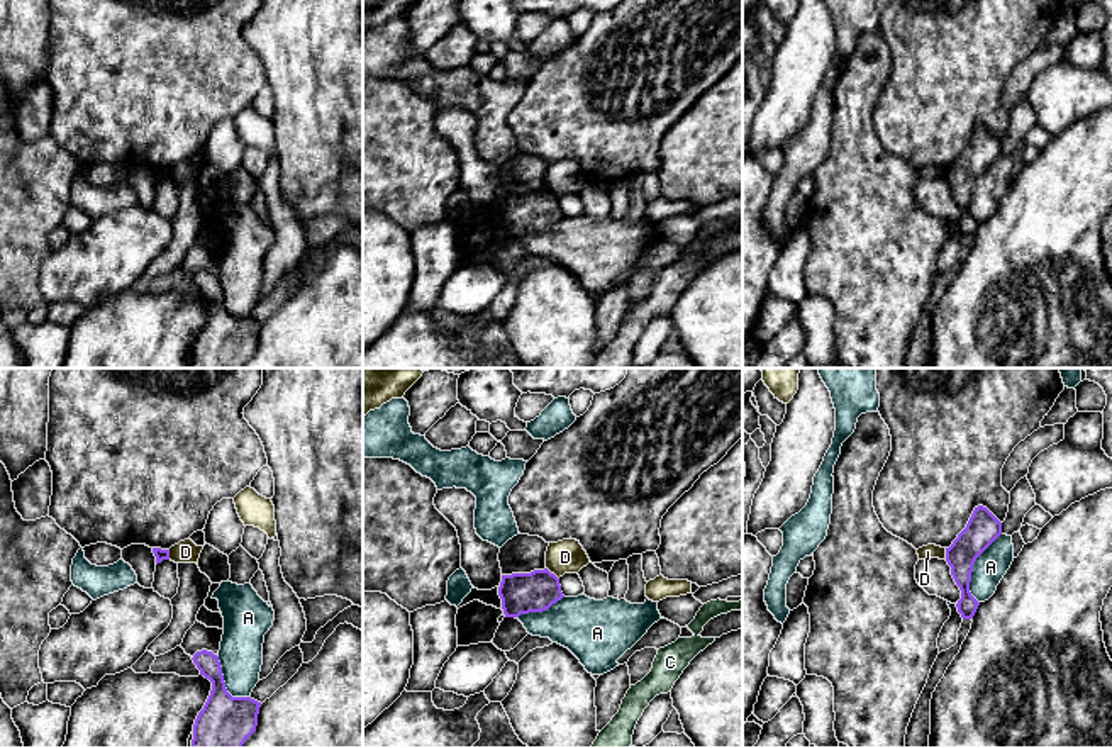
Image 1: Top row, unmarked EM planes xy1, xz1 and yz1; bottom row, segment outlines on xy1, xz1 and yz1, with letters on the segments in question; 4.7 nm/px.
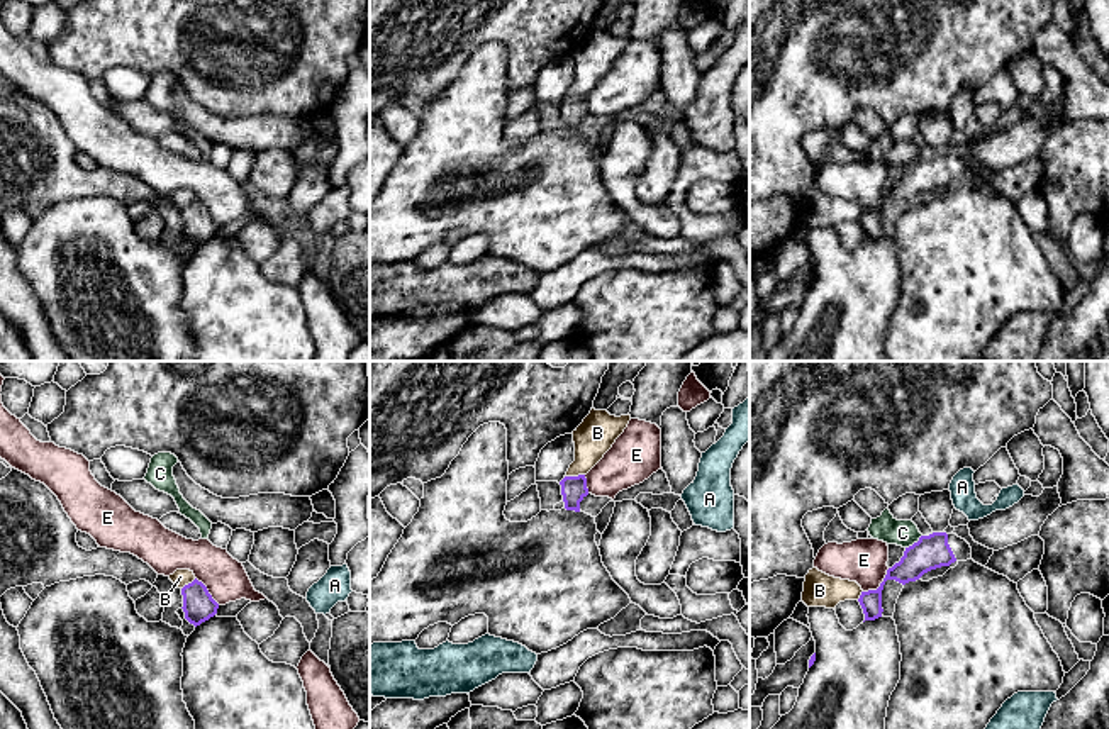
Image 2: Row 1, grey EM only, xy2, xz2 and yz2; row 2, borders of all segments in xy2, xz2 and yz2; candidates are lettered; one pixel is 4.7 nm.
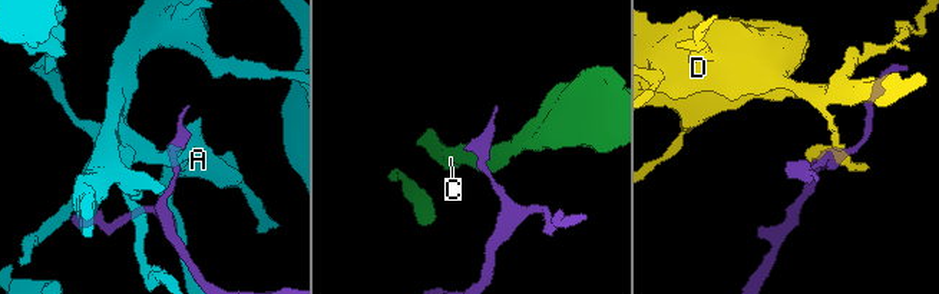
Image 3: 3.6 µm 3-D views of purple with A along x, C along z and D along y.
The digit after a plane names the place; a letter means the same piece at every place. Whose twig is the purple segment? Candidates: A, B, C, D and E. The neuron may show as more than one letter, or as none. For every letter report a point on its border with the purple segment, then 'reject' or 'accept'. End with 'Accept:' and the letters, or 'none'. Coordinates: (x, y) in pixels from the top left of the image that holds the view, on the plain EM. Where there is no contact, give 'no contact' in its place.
A: yz1 (972, 189) | reject
B: xz2 (574, 97) | reject
C: yz2 (914, 163) | reject
D: xz1 (553, 194) | reject
E: yz2 (880, 205) | reject
Accept: none

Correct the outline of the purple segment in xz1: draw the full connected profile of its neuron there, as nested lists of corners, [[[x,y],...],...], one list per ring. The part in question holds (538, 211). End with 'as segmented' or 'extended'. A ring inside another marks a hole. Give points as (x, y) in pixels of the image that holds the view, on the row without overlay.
[[[548,188],[502,195],[498,215],[505,237],[542,232],[564,217],[559,198]]] | as segmented

